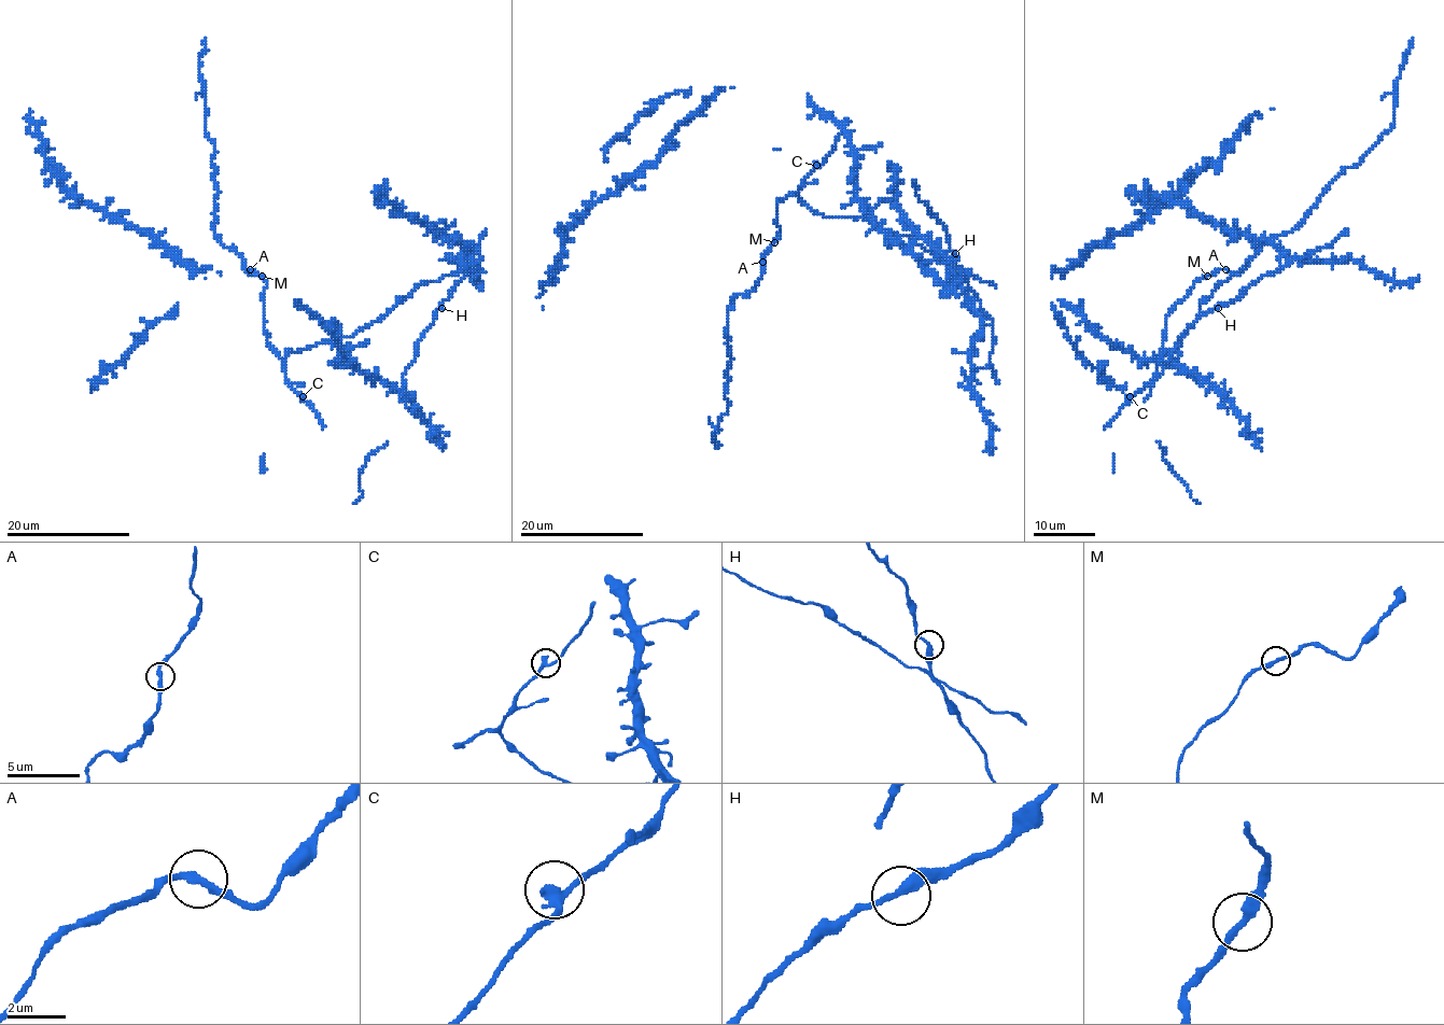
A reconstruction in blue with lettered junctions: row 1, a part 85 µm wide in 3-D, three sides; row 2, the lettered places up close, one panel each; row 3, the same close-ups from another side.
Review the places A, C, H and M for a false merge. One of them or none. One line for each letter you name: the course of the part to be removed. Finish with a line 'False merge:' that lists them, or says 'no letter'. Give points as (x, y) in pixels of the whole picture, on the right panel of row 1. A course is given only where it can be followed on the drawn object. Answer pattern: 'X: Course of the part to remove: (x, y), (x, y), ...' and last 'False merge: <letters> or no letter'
False merge: no letter

